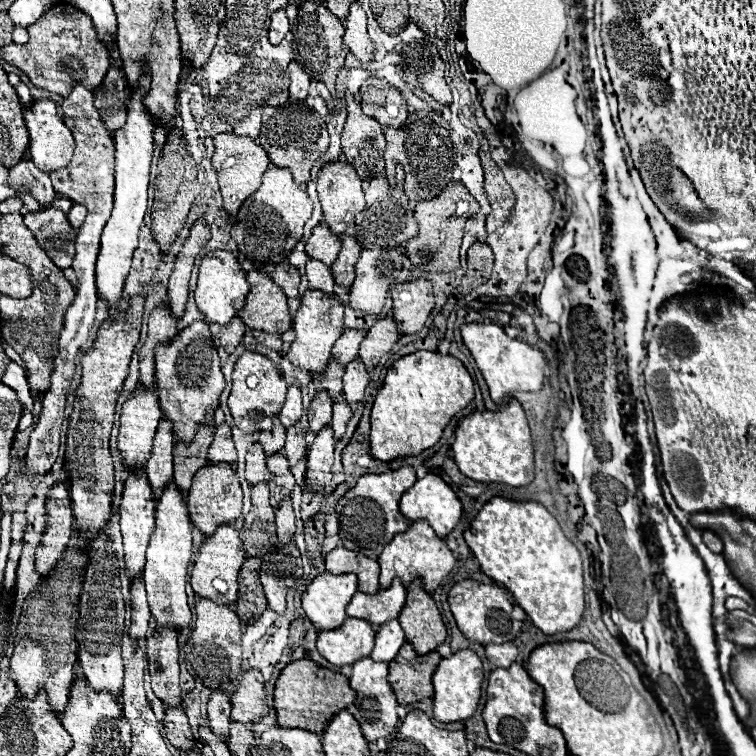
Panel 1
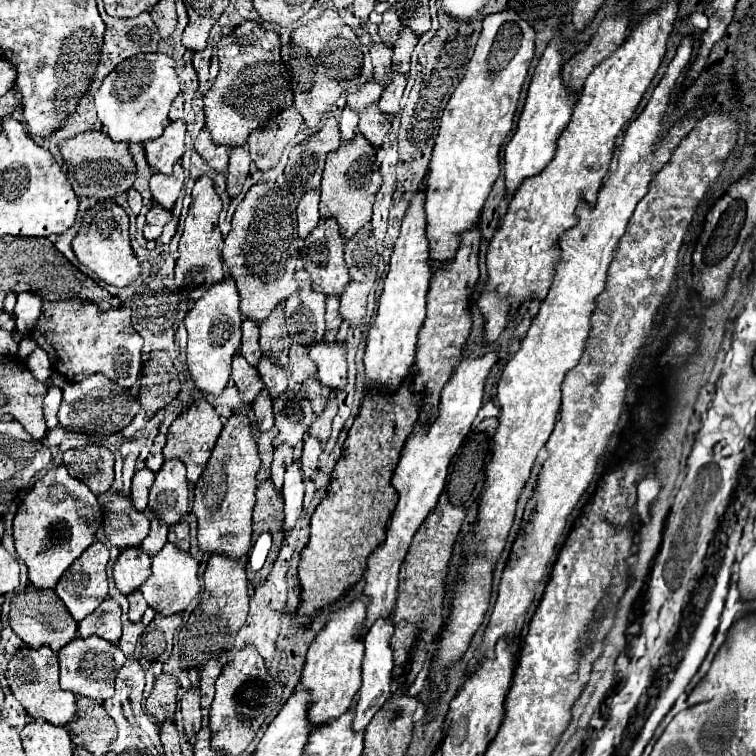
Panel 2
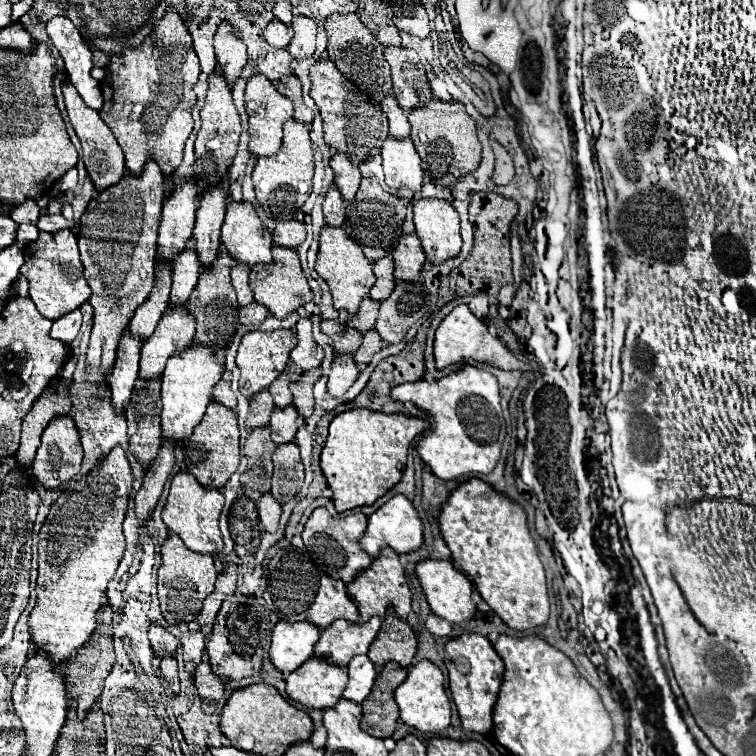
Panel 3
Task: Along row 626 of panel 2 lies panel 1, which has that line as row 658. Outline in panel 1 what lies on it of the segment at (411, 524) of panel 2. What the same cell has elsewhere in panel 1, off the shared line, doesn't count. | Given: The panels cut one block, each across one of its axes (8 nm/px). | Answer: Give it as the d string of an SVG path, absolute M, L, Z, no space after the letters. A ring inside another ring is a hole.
M362 658L352 664L352 676L350 676L350 686L356 690L356 700L348 708L348 712L360 722L362 734L368 742L376 742L378 738L390 736L396 726L398 726L398 716L396 716L396 696L392 688L388 686L388 664L386 662L372 662L370 658Z

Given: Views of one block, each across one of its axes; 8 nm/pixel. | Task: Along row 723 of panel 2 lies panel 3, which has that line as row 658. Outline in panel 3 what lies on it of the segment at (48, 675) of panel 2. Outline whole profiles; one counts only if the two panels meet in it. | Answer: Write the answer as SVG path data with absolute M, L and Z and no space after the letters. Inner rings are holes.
M116 446L100 462L98 470L92 470L86 478L78 482L72 482L60 494L60 498L52 504L50 514L40 530L38 580L36 580L38 600L28 618L28 632L34 648L46 652L52 664L56 666L66 664L66 660L70 660L80 650L80 646L86 644L88 636L96 628L96 614L104 604L104 592L108 588L108 582L114 578L118 562L124 554L122 522L124 522L124 512L128 506L132 482L134 482L134 476L132 476L132 468L128 464L126 452L120 446Z

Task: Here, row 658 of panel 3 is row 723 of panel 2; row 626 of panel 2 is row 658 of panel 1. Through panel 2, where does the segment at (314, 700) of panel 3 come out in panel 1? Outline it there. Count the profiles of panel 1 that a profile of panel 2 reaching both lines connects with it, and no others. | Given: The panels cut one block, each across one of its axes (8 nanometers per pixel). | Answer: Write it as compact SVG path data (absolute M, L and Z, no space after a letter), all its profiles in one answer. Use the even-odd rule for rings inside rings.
M346 618L344 624L336 630L320 632L316 648L322 658L334 666L354 664L360 658L370 656L374 648L374 630L368 620Z

